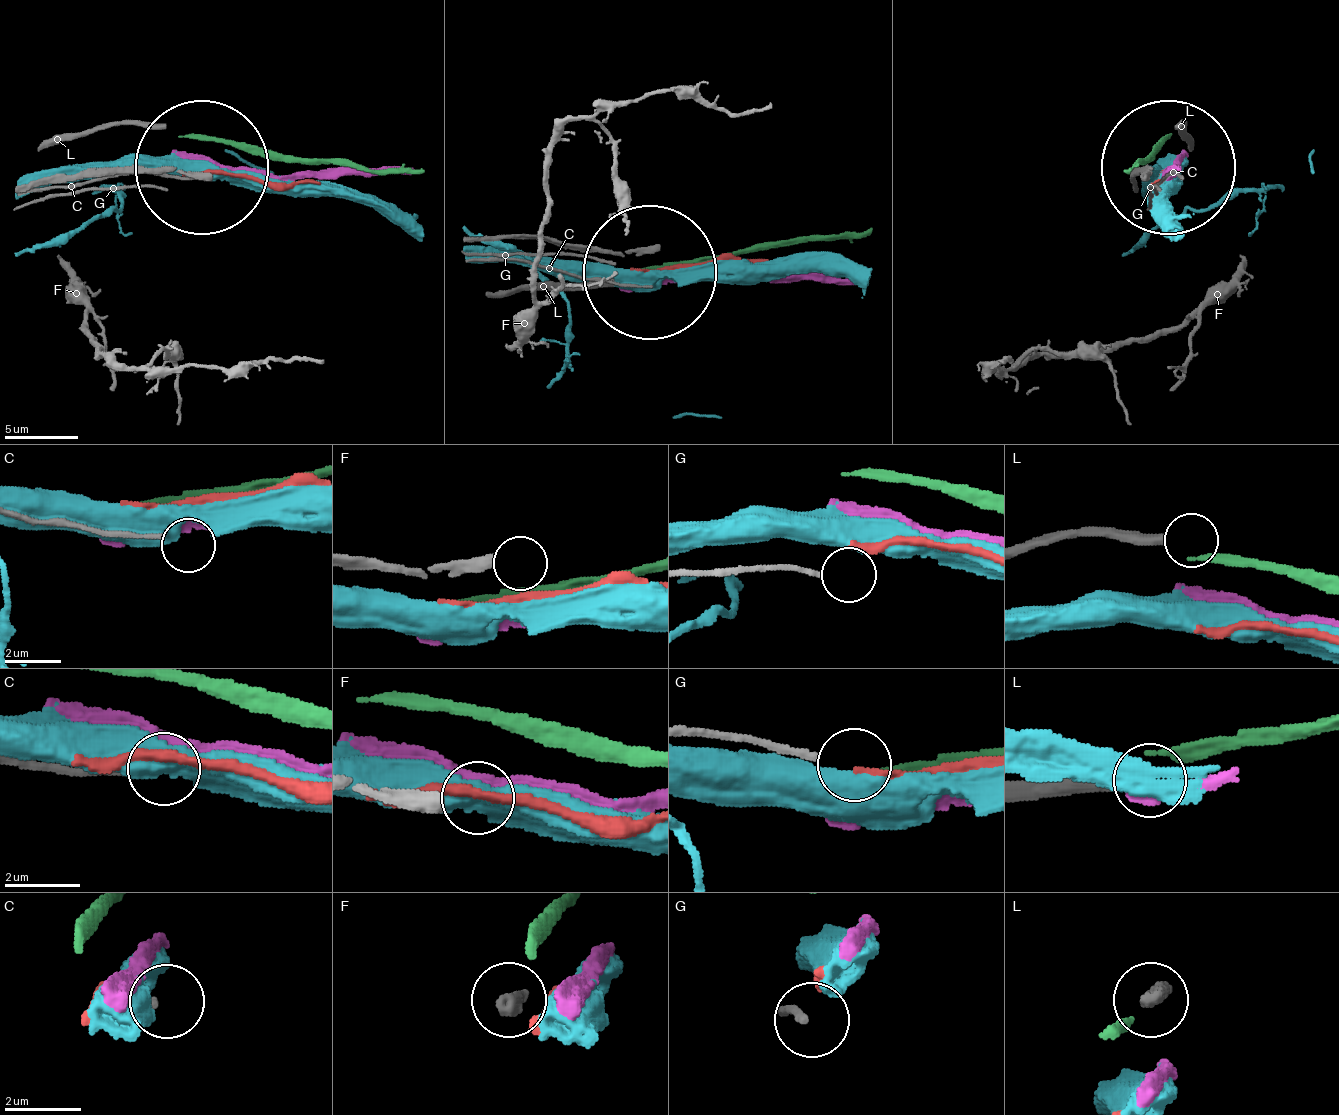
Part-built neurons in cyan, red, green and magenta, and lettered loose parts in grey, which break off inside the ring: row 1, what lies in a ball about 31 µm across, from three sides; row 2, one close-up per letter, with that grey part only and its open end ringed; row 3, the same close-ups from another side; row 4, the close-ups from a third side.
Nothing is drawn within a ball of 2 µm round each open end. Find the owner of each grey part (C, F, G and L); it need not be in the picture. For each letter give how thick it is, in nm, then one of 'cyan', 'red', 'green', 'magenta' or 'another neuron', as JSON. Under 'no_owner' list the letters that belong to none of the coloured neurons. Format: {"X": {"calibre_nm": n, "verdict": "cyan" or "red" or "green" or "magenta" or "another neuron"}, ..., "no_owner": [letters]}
{"C": {"calibre_nm": 170, "verdict": "another neuron"}, "F": {"calibre_nm": 480, "verdict": "another neuron"}, "G": {"calibre_nm": 190, "verdict": "another neuron"}, "L": {"calibre_nm": 440, "verdict": "another neuron"}, "no_owner": ["C", "F", "G", "L"]}

